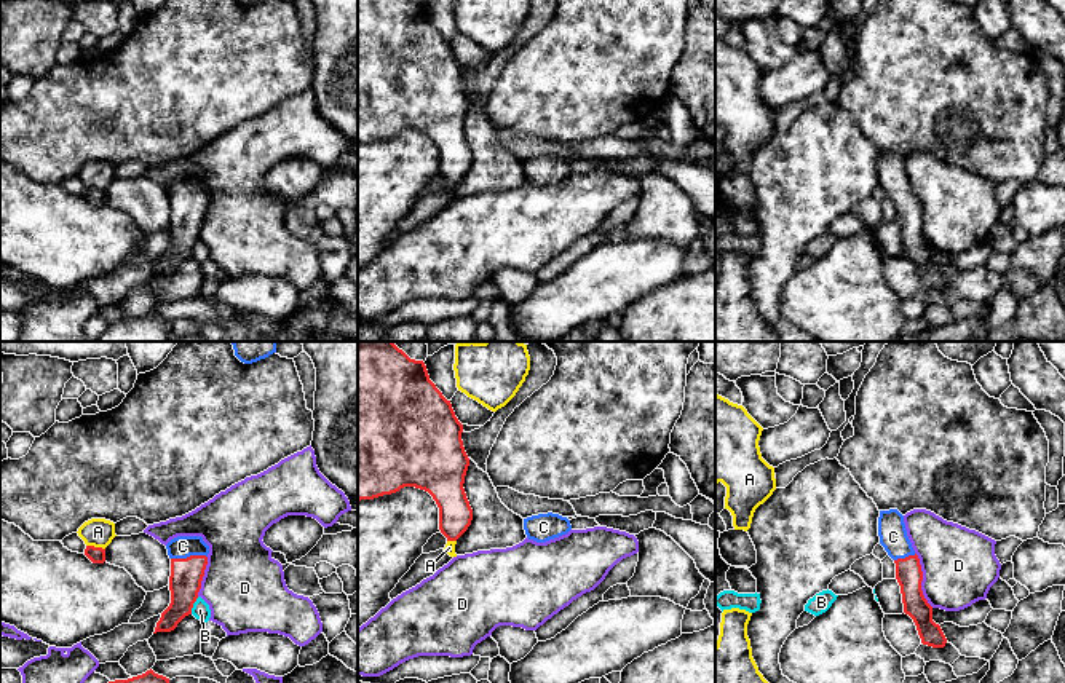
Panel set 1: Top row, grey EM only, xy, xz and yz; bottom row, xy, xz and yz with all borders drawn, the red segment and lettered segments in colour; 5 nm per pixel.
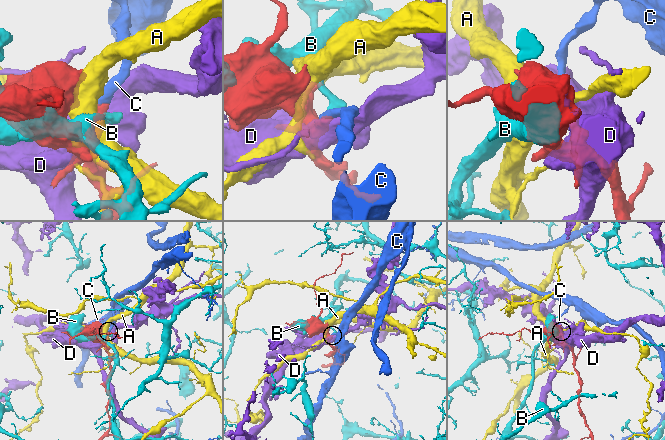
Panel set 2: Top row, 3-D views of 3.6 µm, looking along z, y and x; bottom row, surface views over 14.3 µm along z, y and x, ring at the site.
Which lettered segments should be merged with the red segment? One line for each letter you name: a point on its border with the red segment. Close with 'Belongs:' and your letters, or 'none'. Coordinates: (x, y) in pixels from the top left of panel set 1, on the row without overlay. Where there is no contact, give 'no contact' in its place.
C: contact xy (190, 198)
Belongs: C

